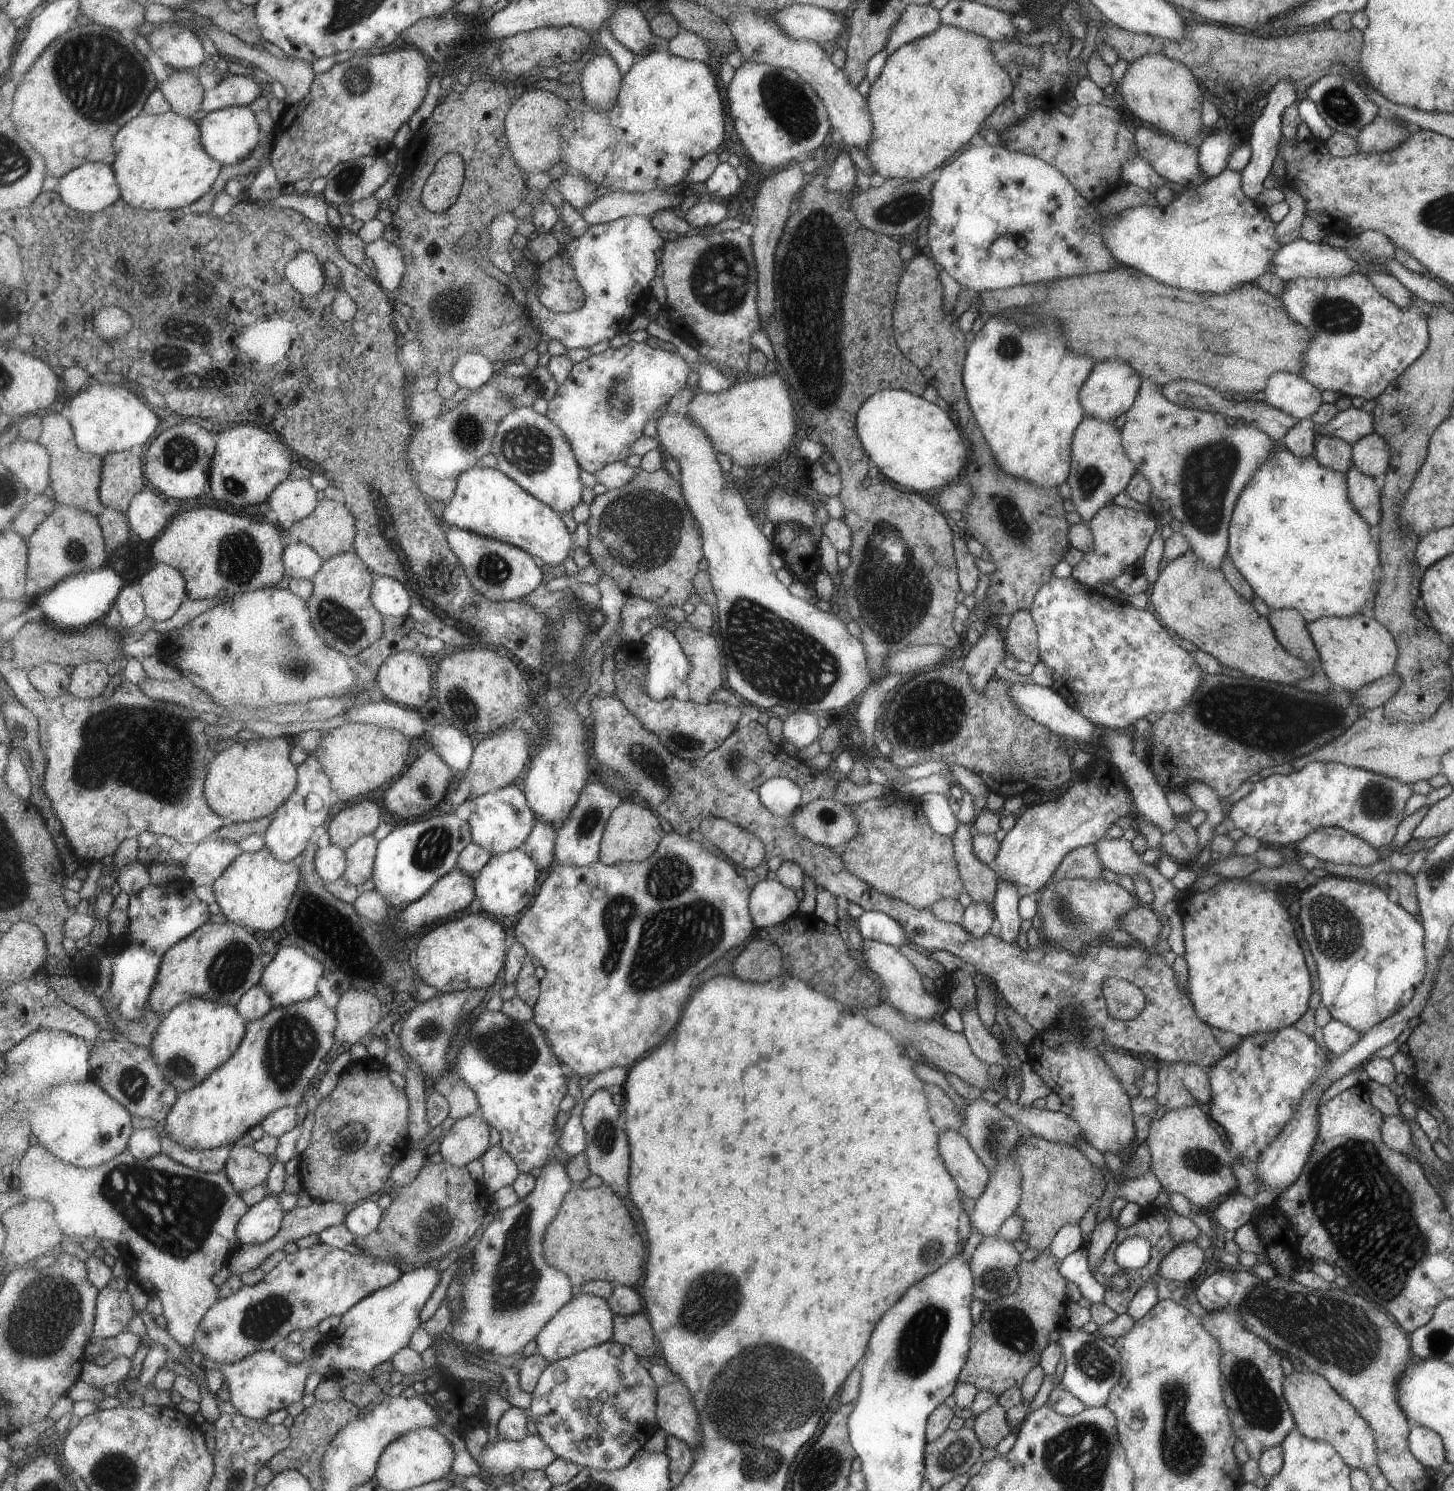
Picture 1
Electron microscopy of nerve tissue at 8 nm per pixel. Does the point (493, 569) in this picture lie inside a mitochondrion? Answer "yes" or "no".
yes

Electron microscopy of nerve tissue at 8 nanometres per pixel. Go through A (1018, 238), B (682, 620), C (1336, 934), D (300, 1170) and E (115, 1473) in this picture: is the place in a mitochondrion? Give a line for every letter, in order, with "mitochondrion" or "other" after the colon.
A: other
B: other
C: mitochondrion
D: other
E: mitochondrion

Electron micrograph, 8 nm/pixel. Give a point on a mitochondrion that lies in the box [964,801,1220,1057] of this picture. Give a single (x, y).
(1062, 907)

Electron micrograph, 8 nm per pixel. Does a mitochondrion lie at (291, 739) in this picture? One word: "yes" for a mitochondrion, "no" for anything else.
no

